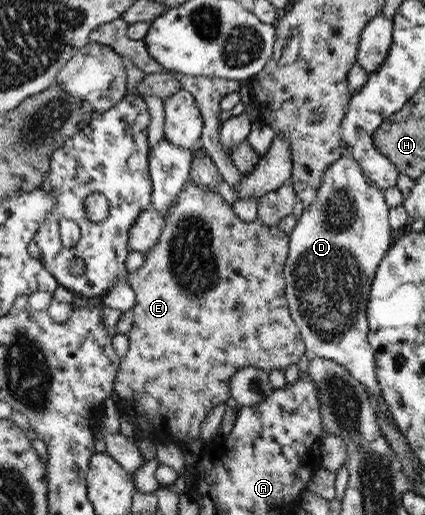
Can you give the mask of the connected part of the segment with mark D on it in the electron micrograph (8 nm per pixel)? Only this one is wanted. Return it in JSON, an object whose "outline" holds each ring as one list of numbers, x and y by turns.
{"outline":[[342,155,326,168,318,199,304,209,294,229,289,233,290,243,287,262,284,264,285,297,294,324,299,328,302,340,311,357,336,361,368,390,372,401,378,403,380,413,395,424,393,414,386,405,381,384,377,380,376,351,368,345,367,306,370,285,376,280,377,269,388,255,392,245,392,229,389,224,389,204,385,192,378,188,361,162,352,156]]}

